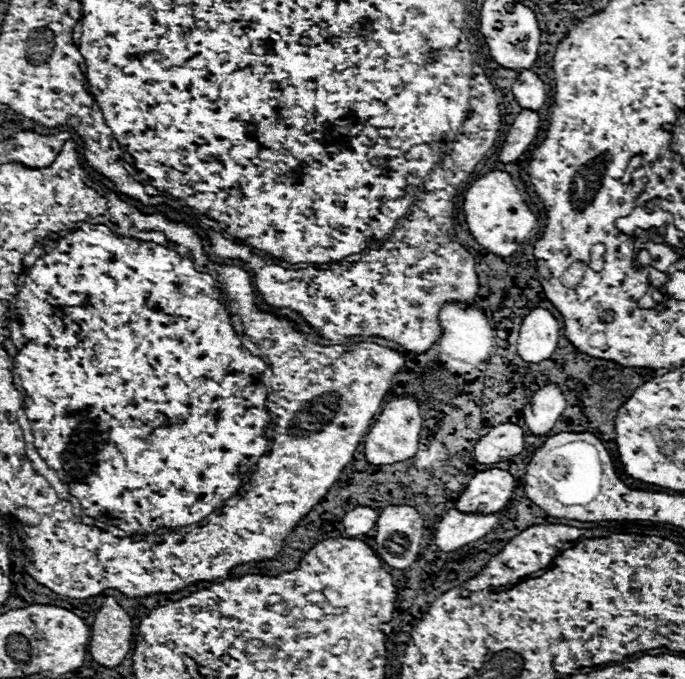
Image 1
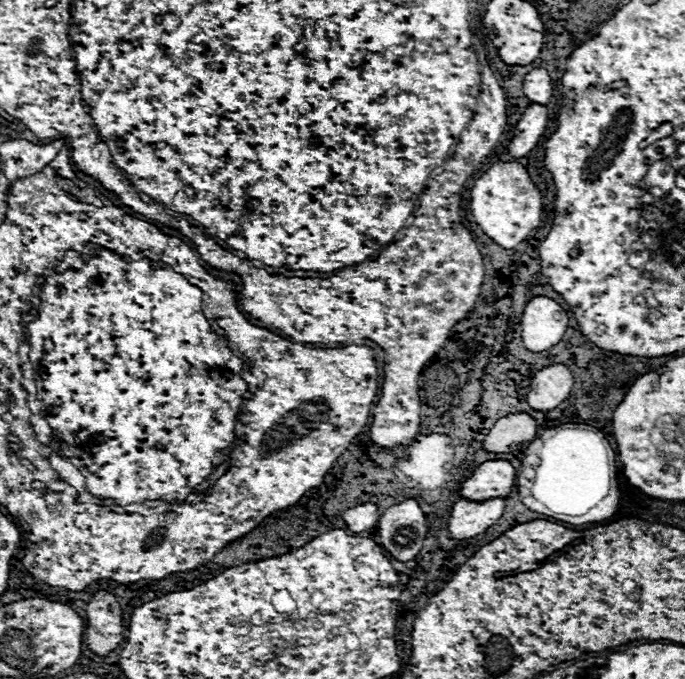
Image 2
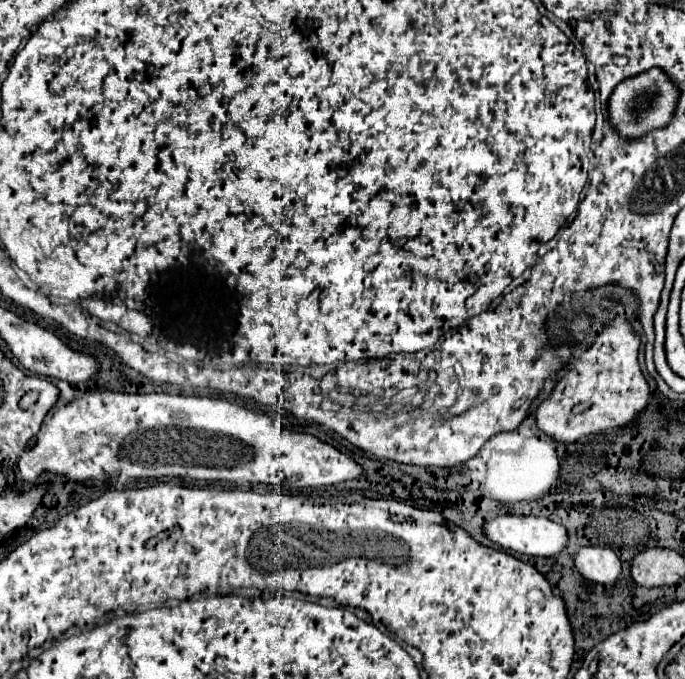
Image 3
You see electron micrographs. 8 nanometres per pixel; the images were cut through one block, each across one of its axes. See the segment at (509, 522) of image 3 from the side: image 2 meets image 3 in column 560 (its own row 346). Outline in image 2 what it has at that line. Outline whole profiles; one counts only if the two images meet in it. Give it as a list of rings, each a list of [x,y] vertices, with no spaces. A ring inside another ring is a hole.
[[[534,296],[522,314],[522,342],[532,352],[558,344],[568,328],[568,314],[548,296]]]

